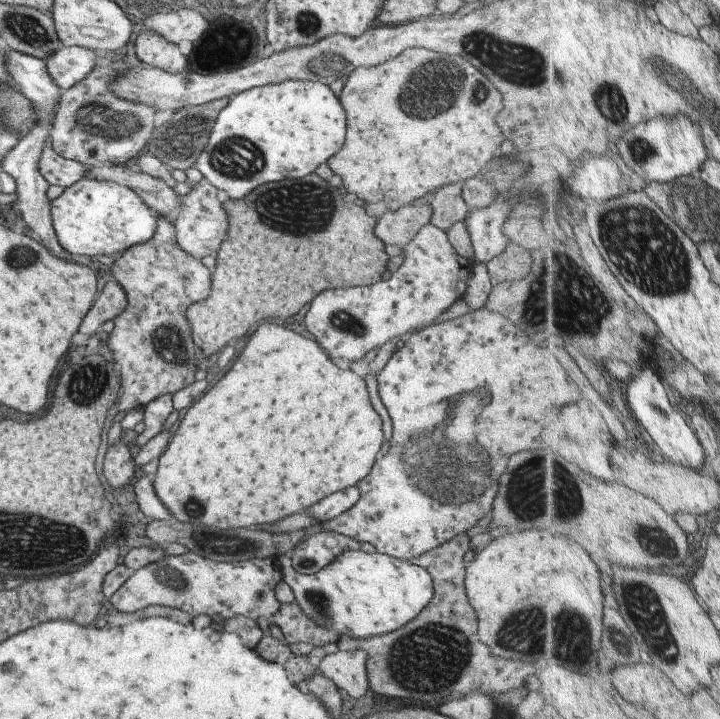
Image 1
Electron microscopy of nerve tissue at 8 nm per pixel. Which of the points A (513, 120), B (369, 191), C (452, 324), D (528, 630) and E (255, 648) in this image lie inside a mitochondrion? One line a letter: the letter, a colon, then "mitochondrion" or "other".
A: other
B: other
C: other
D: mitochondrion
E: other

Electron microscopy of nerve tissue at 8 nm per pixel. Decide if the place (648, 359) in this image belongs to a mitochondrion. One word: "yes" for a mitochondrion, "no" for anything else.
no

